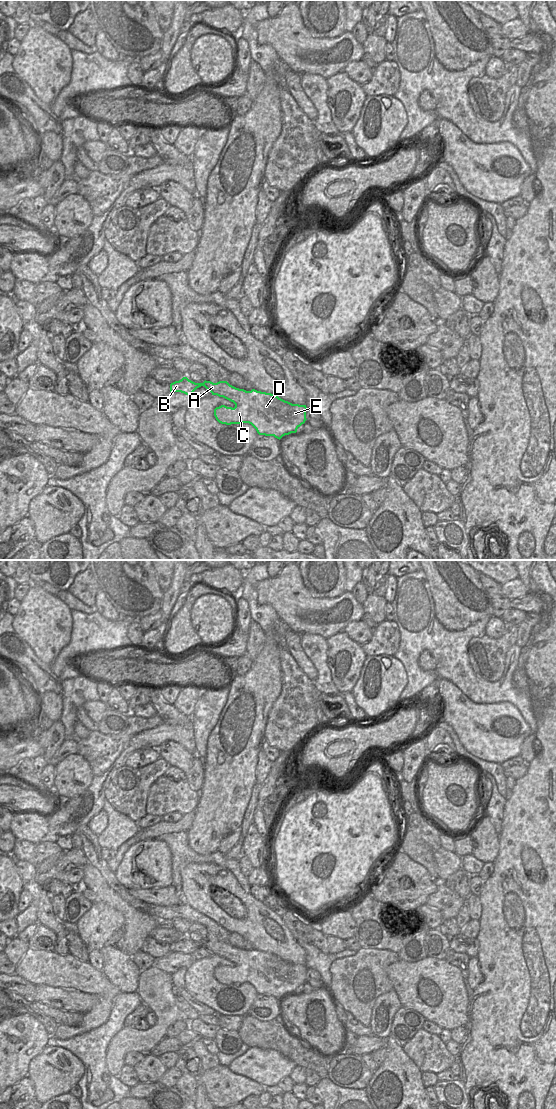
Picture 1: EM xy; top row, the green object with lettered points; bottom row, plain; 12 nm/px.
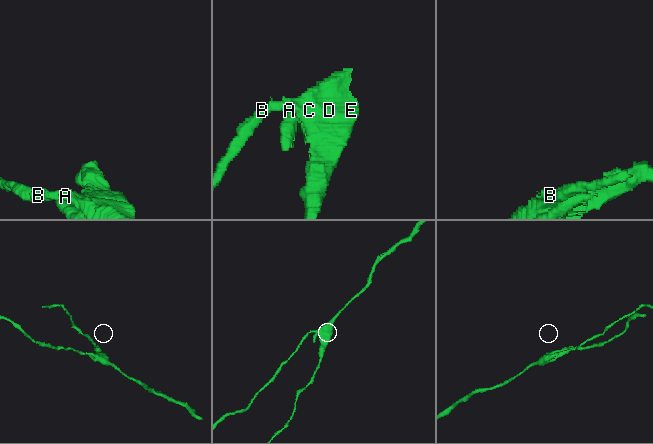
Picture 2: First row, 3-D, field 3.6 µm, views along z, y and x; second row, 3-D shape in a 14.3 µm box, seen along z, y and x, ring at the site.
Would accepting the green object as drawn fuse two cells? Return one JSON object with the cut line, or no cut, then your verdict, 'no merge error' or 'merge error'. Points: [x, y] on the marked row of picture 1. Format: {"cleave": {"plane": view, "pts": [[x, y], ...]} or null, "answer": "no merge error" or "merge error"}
{"cleave": null, "answer": "no merge error"}

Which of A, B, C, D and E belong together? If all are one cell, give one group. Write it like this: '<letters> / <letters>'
A B C D E

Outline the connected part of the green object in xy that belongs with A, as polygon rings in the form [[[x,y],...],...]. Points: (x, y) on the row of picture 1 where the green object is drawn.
[[[183,377],[181,380],[170,384],[170,392],[181,392],[186,395],[191,395],[201,386],[204,386],[212,395],[223,397],[235,404],[234,408],[221,405],[214,409],[214,416],[221,424],[231,425],[249,423],[256,429],[259,435],[274,436],[280,440],[285,435],[296,433],[297,429],[307,420],[306,405],[292,404],[276,395],[257,391],[255,389],[251,391],[239,389],[230,385],[227,381],[213,383],[205,380],[203,383],[195,383],[187,377]]]

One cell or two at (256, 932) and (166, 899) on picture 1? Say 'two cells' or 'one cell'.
two cells

